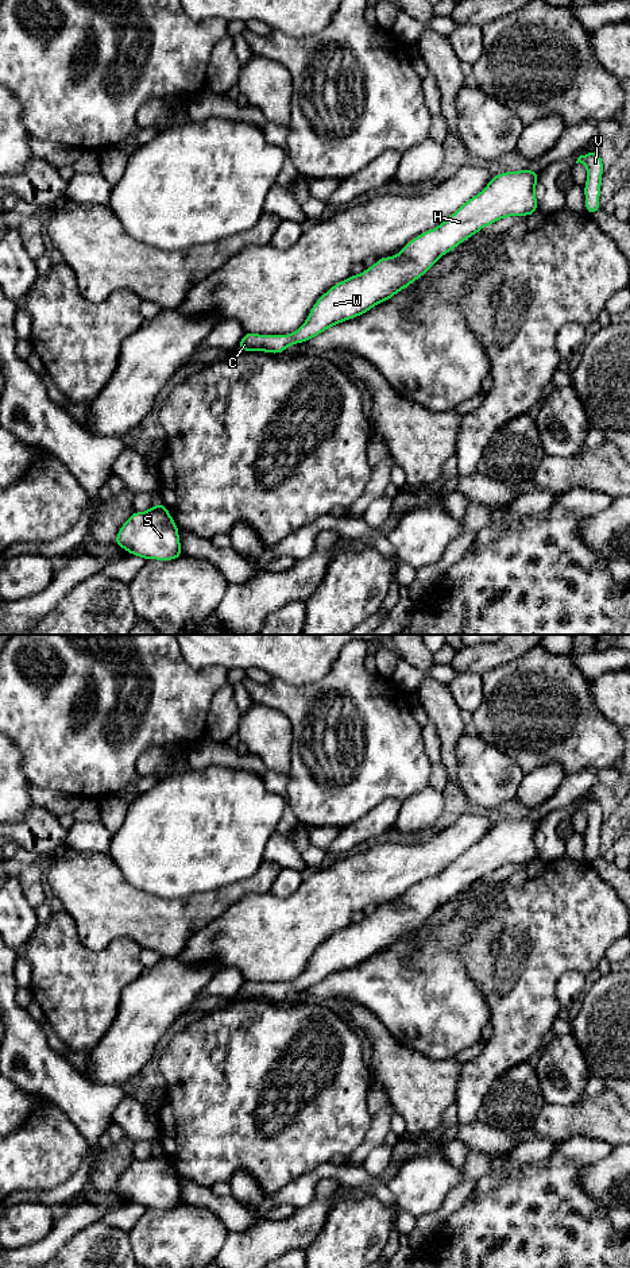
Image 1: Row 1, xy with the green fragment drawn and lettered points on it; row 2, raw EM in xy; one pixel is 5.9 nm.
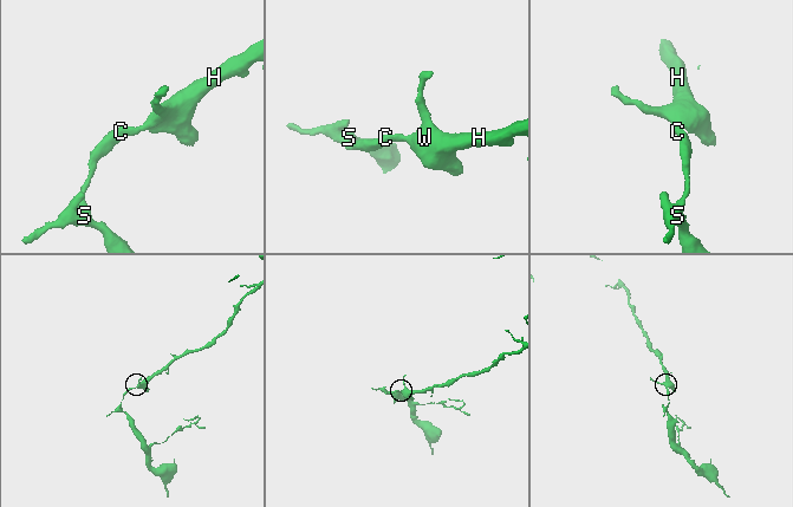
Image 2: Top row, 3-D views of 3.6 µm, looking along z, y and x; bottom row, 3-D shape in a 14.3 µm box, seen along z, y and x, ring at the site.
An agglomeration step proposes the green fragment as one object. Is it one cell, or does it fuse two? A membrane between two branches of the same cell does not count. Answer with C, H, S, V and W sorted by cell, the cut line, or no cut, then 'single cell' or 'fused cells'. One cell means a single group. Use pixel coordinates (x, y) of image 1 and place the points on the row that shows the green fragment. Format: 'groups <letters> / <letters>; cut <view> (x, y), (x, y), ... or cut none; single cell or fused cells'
groups C H S V W; cut none; single cell

